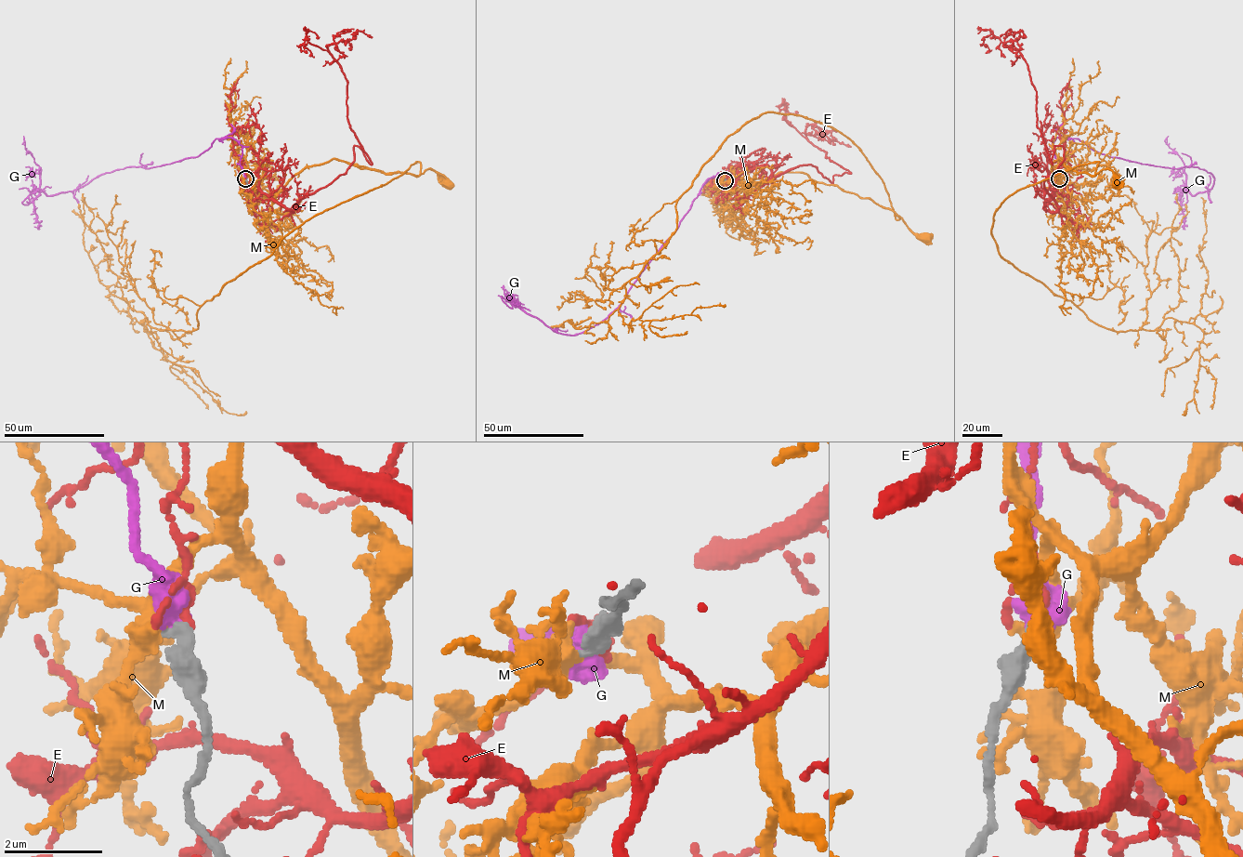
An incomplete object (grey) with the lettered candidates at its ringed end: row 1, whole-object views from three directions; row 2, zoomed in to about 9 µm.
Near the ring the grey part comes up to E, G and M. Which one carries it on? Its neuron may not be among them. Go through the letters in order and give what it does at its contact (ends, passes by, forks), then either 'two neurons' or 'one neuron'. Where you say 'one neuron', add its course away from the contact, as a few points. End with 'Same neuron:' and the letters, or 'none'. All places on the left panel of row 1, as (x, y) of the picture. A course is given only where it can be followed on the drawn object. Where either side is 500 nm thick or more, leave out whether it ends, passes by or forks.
E: it passes by | two neurons
G: one neuron | via (245, 178), (242, 147), (228, 138), (197, 157), (117, 169), (47, 195), (22, 144)
M: it forks | two neurons
Same neuron: G

